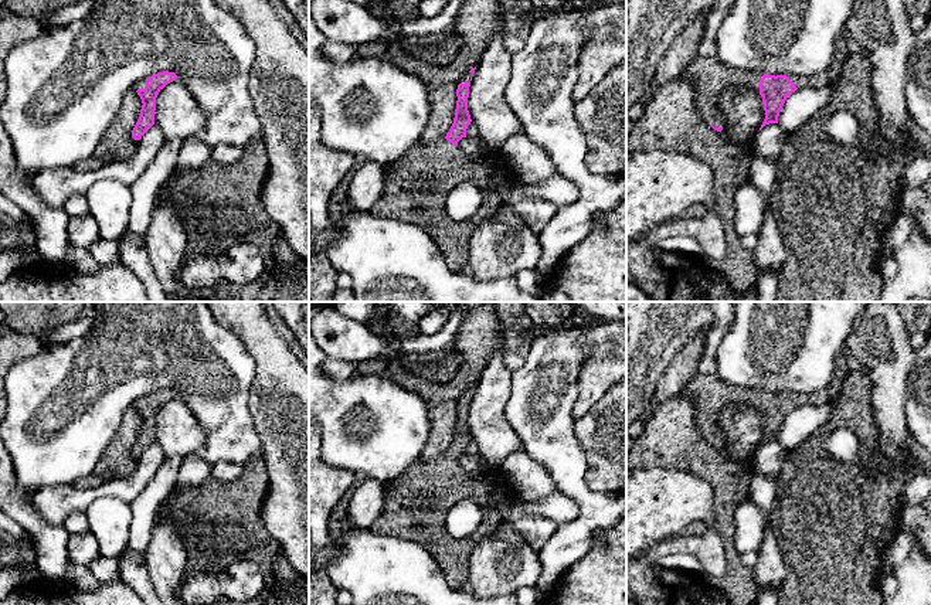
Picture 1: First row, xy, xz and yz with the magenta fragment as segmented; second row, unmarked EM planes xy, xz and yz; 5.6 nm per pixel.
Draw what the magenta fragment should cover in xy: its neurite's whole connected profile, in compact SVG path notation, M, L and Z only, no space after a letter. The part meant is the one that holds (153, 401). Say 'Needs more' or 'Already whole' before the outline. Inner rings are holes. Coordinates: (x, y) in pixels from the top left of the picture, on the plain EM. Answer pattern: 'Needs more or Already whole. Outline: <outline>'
Needs more. Outline: M157 390L133 402L133 407L142 417L140 434L132 448L132 455L140 458L142 453L154 442L156 415L159 409L179 394L174 390Z

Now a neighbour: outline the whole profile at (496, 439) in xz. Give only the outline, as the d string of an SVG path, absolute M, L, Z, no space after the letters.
M497 339L469 404L470 436L478 443L479 455L493 466L500 466L509 455L524 451L504 418L504 407L512 394L512 371L504 366L509 347L506 340Z

